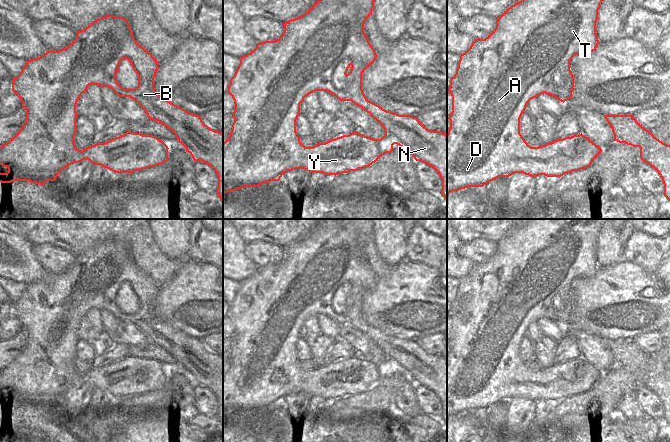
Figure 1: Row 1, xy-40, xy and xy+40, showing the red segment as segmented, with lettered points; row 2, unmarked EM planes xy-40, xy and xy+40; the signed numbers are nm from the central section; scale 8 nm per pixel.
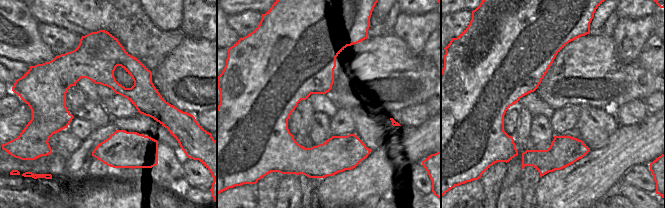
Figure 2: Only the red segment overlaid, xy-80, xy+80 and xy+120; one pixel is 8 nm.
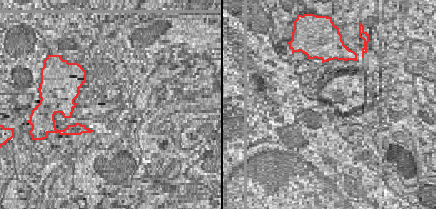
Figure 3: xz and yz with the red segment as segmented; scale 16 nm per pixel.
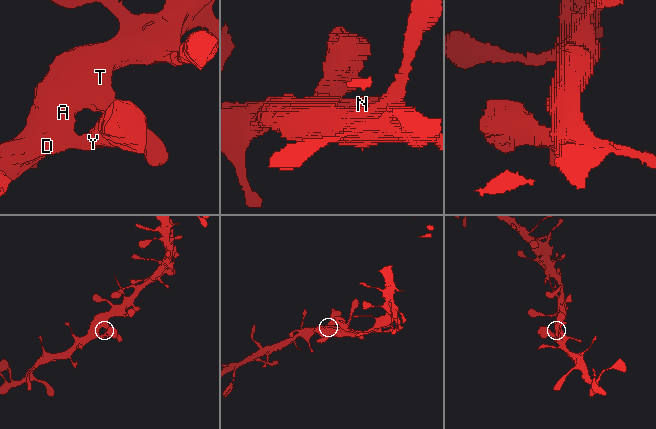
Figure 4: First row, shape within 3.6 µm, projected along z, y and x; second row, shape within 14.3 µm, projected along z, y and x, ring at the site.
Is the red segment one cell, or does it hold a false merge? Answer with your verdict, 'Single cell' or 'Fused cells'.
Single cell.

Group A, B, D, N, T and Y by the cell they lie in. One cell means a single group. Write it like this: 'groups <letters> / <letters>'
groups A B D N T Y

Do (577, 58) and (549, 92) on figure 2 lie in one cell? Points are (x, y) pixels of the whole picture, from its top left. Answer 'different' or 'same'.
same

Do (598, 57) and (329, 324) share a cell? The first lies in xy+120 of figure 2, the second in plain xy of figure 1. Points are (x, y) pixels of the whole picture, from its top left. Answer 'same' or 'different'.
different

